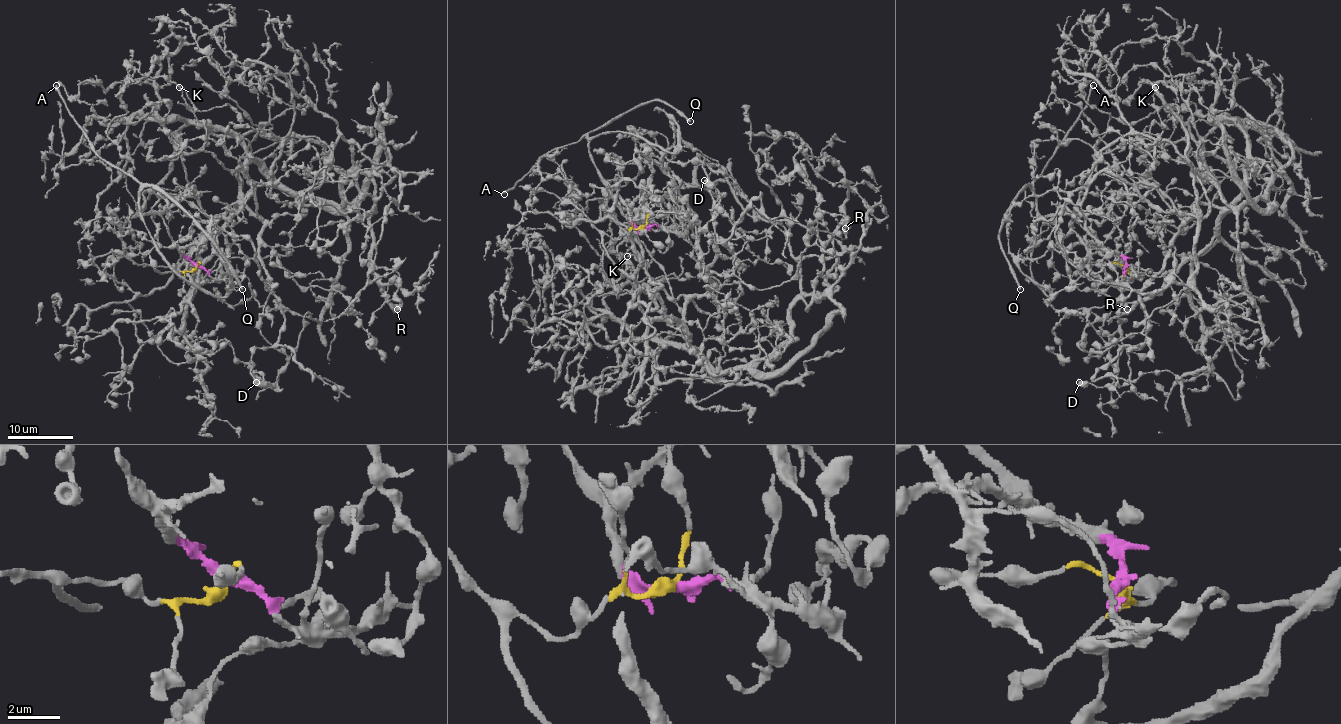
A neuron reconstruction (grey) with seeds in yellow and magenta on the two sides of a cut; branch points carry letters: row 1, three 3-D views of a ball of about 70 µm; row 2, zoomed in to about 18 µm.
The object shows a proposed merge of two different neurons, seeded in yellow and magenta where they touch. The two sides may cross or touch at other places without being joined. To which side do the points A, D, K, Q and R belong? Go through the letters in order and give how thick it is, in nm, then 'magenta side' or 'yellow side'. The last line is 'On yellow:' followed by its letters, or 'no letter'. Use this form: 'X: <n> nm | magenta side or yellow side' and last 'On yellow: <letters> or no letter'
A: 340 nm | magenta side
D: 550 nm | yellow side
K: 280 nm | yellow side
Q: 260 nm | magenta side
R: 480 nm | yellow side
On yellow: D, K, R

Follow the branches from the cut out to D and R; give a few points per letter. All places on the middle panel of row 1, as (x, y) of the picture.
D: (643, 227), (604, 235), (606, 254), (648, 317), (683, 320), (732, 248), (699, 232), (720, 204), (704, 179)
R: (643, 227), (602, 236), (606, 254), (717, 372), (789, 336), (823, 268), (808, 225), (844, 228)

